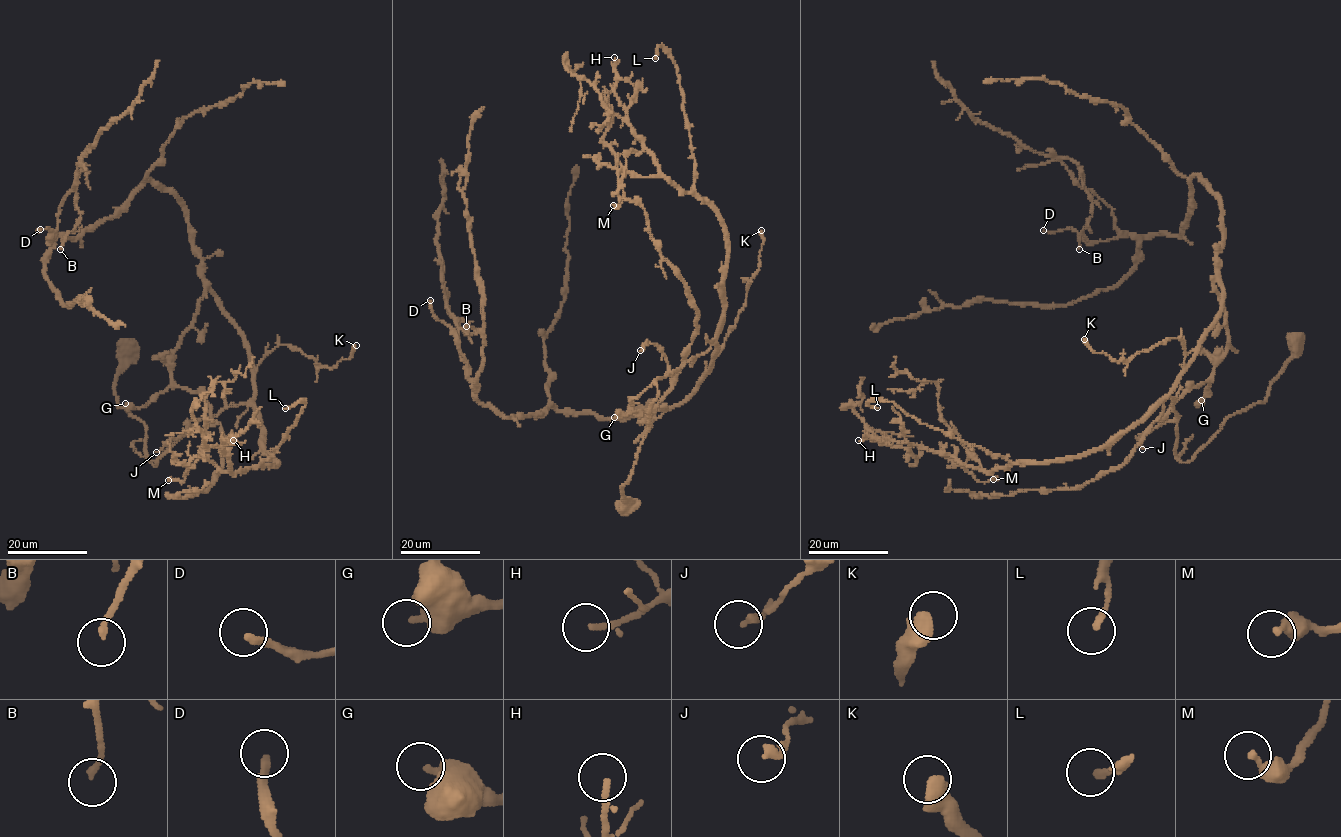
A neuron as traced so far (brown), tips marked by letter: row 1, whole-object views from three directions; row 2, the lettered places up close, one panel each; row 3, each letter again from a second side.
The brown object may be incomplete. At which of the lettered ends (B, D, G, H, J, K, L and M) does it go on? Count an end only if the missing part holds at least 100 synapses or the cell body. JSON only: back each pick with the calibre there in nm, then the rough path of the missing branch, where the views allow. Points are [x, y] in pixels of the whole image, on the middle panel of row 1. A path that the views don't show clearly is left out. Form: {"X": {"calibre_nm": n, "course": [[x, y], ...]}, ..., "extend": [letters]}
{"extend": []}

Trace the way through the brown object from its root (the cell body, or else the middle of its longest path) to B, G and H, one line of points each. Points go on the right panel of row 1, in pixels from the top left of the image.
B: (1293, 343), (1182, 462), (1218, 198), (1195, 175), (1180, 235), (1123, 232), (1061, 159), (1079, 249)
G: (1293, 343), (1264, 401), (1229, 415), (1182, 462), (1168, 395), (1218, 314), (1217, 277), (1229, 344), (1201, 400)
H: (1293, 343), (1264, 401), (1229, 415), (1187, 462), (1170, 397), (1099, 448), (988, 471), (858, 440)

